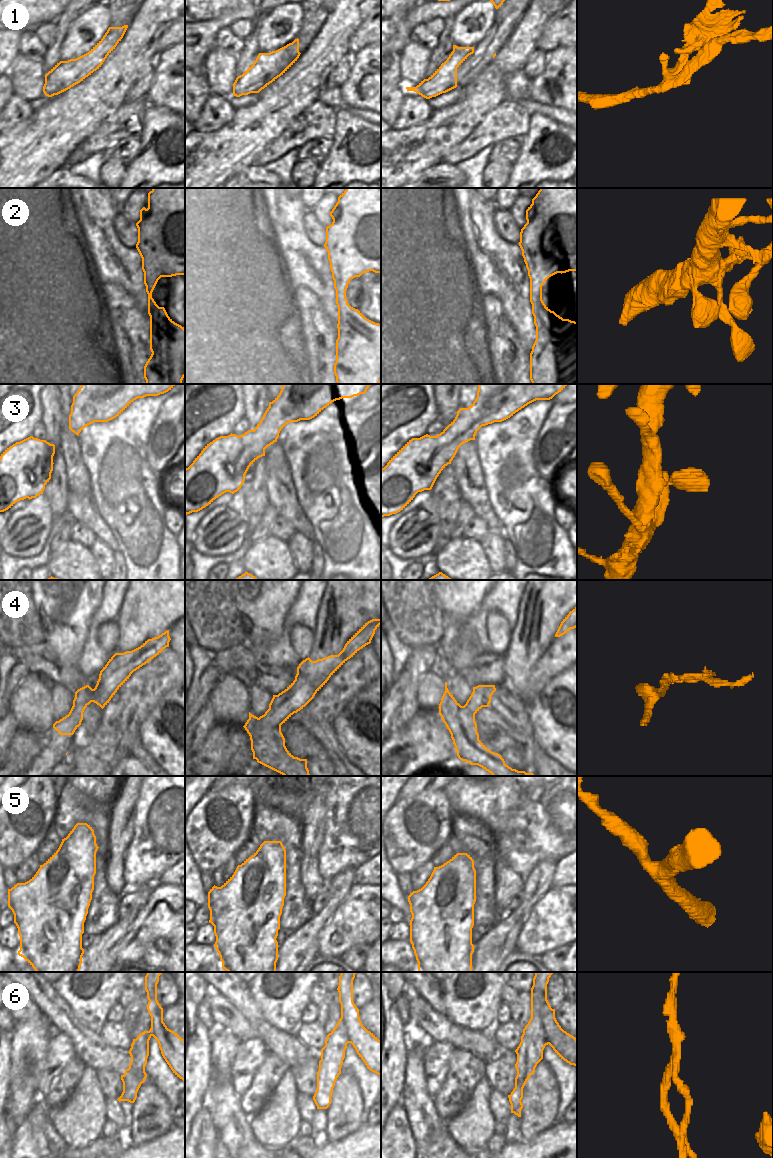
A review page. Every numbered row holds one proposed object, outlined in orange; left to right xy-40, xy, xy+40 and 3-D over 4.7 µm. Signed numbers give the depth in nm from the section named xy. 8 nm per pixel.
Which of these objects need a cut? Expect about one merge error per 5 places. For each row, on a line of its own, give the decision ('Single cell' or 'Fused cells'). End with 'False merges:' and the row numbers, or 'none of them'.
1: Fused cells
2: Single cell
3: Single cell
4: Fused cells
5: Single cell
6: Fused cells
False merges: 1, 4, 6

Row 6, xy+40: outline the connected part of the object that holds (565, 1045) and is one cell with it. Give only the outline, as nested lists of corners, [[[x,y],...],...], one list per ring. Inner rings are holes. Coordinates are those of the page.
[[[535,972],[531,988],[531,1018],[527,1025],[542,1021],[548,1044],[570,1065],[577,1066],[577,1039],[564,1031],[547,1000],[547,984],[553,972]]]

